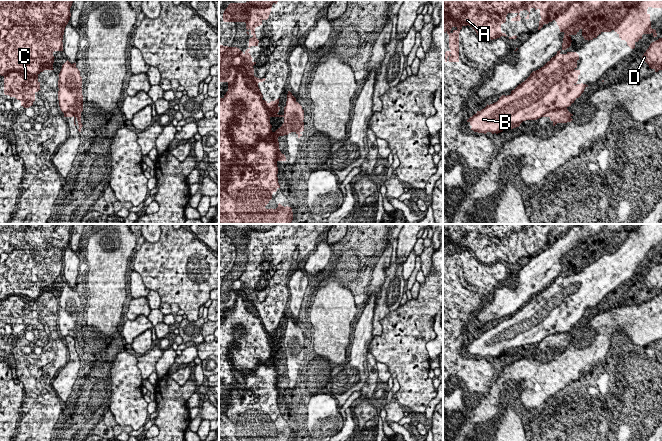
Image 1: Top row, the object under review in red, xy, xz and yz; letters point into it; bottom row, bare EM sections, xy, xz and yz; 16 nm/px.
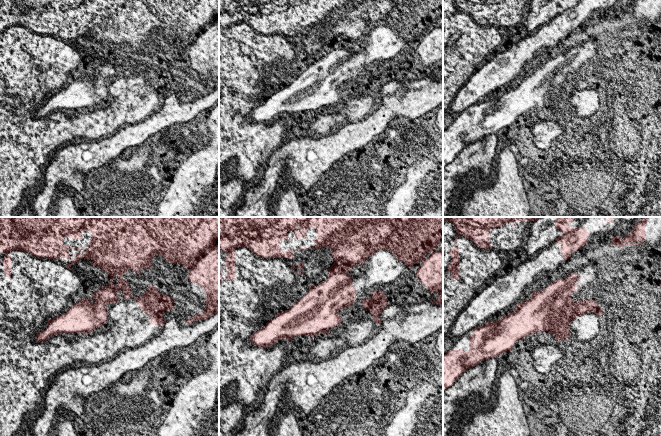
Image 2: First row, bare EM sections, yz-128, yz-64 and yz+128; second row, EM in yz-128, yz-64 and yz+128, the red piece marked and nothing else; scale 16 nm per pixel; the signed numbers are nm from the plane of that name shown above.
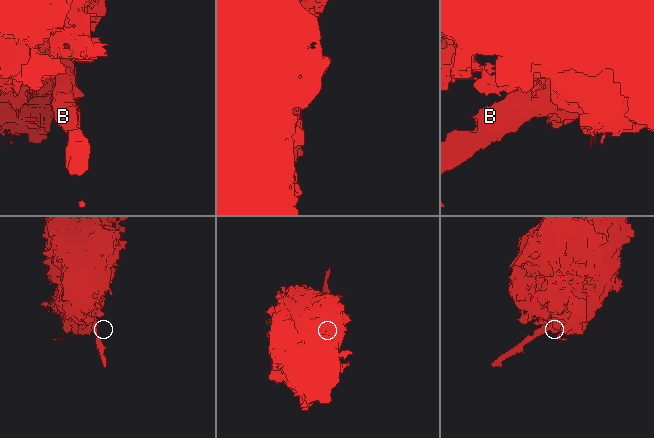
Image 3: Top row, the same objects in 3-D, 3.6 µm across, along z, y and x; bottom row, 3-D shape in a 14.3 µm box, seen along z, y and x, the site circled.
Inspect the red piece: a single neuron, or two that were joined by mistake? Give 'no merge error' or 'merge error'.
merge error

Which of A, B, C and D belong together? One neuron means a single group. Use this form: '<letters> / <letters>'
A C D / B

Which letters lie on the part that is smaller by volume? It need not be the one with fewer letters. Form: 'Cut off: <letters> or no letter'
Cut off: B

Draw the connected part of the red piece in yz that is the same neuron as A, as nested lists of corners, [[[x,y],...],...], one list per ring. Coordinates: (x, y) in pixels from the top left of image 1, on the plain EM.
[[[443,224],[443,256],[449,259],[449,275],[445,276],[445,286],[459,286],[459,257],[463,250],[471,250],[483,263],[497,263],[501,260],[507,260],[501,256],[501,249],[506,246],[506,240],[508,237],[517,237],[518,239],[511,243],[511,245],[520,245],[521,241],[519,237],[523,234],[527,234],[530,238],[530,233],[540,234],[541,244],[539,245],[538,254],[540,254],[544,248],[548,248],[555,244],[559,250],[560,256],[564,256],[564,262],[562,267],[562,273],[566,274],[571,270],[571,260],[576,259],[579,254],[582,254],[582,260],[585,264],[593,264],[597,262],[602,256],[611,256],[614,254],[621,264],[625,264],[627,269],[631,272],[635,272],[635,267],[642,263],[643,258],[653,258],[653,261],[657,261],[655,253],[651,252],[650,238],[647,237],[647,233],[662,232],[662,224]]]

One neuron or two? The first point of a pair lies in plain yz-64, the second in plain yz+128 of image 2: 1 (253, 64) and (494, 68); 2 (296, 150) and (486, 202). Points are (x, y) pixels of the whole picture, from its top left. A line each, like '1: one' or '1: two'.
1: two
2: one

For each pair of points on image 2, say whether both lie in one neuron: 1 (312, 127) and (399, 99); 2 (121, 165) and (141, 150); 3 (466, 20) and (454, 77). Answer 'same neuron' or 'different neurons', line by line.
1: different neurons
2: same neuron
3: same neuron

